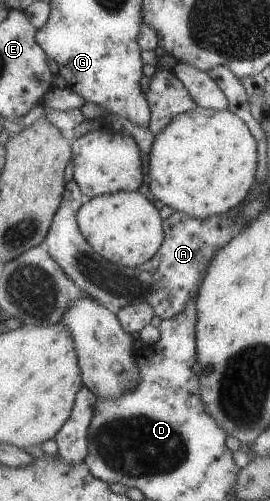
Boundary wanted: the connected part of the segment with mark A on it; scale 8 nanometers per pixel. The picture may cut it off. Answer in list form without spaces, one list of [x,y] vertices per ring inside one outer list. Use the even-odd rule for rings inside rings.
[[[72,179],[65,182],[61,201],[44,237],[47,253],[84,294],[111,310],[111,313],[116,314],[118,309],[132,303],[145,302],[153,310],[156,321],[173,317],[183,309],[185,302],[196,295],[207,262],[251,221],[246,220],[239,226],[230,217],[214,215],[194,218],[174,210],[169,217],[161,220],[163,241],[159,249],[147,261],[141,262],[141,265],[130,268],[114,264],[95,253],[81,235],[76,213],[87,200],[88,197],[81,193]]]

